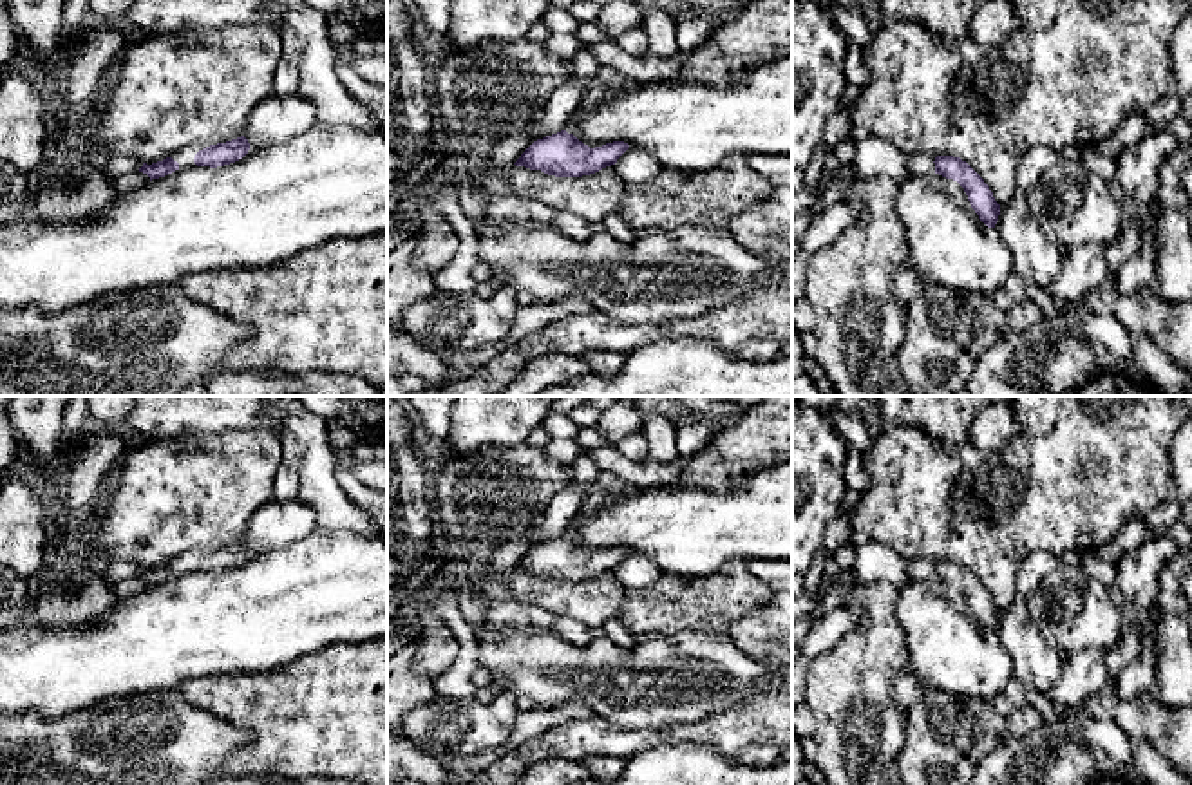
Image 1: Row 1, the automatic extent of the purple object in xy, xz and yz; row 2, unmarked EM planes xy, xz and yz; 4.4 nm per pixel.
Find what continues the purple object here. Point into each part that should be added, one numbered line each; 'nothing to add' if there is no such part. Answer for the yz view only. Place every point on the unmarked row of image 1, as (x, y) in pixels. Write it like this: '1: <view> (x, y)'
1: yz (917, 570)

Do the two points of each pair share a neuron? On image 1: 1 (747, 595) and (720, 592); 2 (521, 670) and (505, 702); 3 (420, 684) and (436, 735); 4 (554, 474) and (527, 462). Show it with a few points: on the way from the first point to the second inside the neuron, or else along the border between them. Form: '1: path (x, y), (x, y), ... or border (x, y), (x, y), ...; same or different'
1: path (740, 594), (728, 594); same
2: border (503, 691), (516, 699); different
3: border (436, 697), (406, 717); different
4: path (547, 474), (539, 474), (534, 469); same

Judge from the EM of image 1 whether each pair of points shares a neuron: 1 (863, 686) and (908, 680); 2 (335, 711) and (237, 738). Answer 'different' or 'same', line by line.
1: different
2: different

